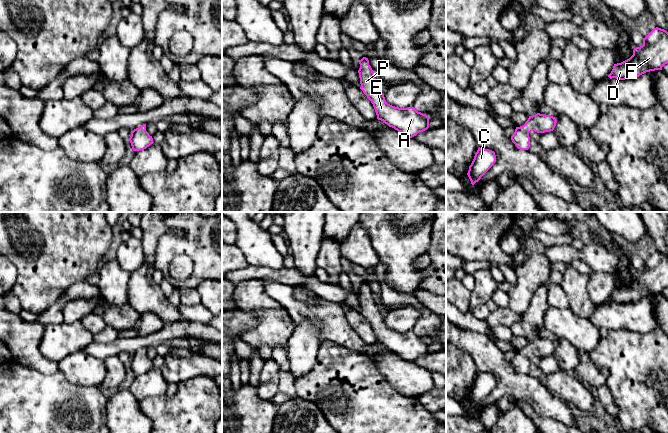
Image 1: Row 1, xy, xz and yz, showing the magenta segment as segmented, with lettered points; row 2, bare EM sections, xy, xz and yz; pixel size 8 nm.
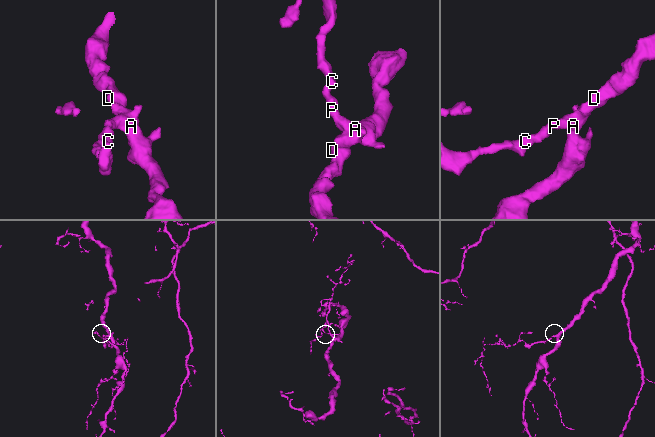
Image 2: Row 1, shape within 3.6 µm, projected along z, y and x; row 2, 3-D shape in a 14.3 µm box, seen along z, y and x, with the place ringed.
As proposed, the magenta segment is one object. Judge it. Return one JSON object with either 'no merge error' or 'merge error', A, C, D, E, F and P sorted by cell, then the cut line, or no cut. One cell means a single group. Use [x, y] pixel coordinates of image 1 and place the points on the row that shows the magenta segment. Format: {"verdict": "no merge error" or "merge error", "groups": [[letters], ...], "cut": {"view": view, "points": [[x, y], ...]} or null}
{"verdict": "no merge error", "groups": [["A", "C", "D", "E", "F", "P"]], "cut": null}

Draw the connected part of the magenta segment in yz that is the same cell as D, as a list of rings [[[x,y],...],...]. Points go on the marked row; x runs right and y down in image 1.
[[[656,27],[643,38],[642,46],[634,48],[629,59],[614,64],[608,77],[619,80],[637,78],[646,72],[662,70],[667,63],[668,32]]]

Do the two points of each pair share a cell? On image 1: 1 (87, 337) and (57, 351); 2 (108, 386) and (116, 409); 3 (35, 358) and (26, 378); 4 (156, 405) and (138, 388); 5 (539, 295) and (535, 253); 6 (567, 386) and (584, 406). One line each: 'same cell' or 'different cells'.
1: same cell
2: different cells
3: different cells
4: different cells
5: different cells
6: same cell

